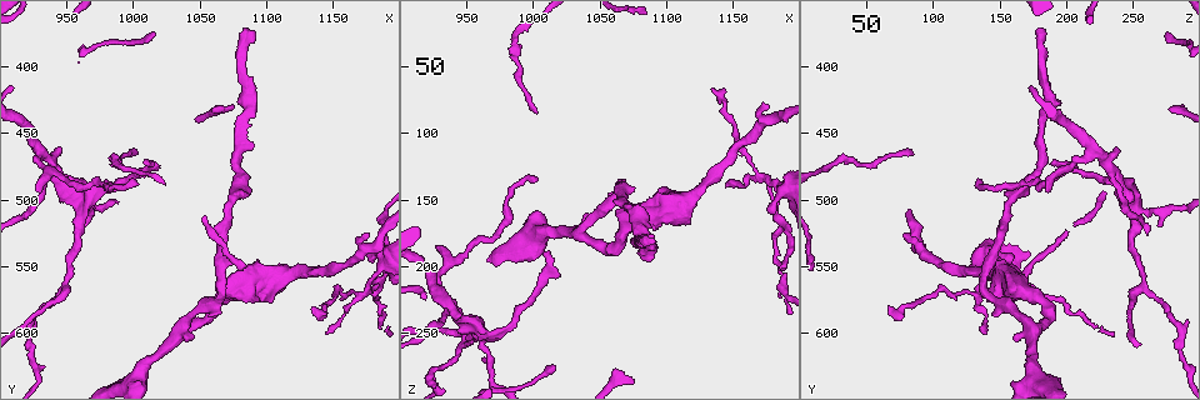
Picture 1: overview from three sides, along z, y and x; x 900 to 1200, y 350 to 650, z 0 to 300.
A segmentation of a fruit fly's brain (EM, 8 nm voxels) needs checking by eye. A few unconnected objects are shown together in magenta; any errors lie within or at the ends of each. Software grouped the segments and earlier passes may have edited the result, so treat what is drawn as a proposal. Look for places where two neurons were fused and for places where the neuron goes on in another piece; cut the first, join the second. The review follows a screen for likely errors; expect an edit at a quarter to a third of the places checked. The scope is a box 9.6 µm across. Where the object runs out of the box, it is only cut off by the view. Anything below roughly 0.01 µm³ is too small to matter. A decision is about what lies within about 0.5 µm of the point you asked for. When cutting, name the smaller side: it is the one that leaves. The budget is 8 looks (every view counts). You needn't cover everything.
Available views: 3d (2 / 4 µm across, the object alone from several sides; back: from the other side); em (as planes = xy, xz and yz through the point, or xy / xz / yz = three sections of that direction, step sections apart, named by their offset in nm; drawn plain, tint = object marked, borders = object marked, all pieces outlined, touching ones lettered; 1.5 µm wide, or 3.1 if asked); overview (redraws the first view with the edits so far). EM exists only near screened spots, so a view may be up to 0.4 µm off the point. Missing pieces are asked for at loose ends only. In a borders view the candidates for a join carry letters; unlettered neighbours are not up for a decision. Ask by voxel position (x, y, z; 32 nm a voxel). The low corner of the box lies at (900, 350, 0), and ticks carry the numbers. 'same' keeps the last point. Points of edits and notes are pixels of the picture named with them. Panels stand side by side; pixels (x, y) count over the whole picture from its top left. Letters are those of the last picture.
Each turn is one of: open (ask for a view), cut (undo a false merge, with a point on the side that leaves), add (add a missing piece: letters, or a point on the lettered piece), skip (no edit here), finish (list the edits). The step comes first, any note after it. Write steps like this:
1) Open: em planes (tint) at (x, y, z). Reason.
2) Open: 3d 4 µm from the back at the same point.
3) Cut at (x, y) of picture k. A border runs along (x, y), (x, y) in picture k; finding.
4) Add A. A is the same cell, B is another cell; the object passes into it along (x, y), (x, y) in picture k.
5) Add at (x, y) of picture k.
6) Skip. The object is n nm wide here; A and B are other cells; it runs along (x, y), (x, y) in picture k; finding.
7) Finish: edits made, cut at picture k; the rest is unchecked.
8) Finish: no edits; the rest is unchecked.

Open: em planes (tint) at (1178, 568, 136). Arms part here.

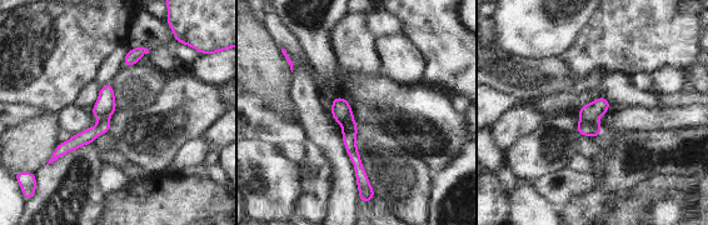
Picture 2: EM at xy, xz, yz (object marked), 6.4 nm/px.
Open: em planes (borders) at the same point. What lies round it.

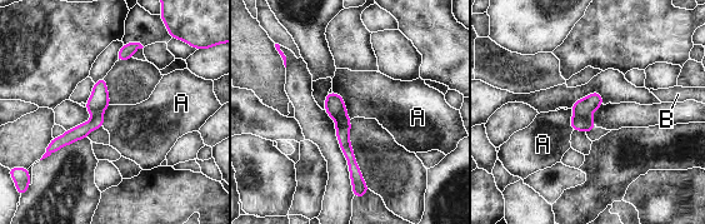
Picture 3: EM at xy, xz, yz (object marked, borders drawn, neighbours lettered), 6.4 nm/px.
Cut at (578, 124) of picture 3. The longest contact is with A, 220 nm; A and B are other cells; a second neuron is stuck on.

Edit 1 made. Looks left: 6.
Open: overview. See it whole again.

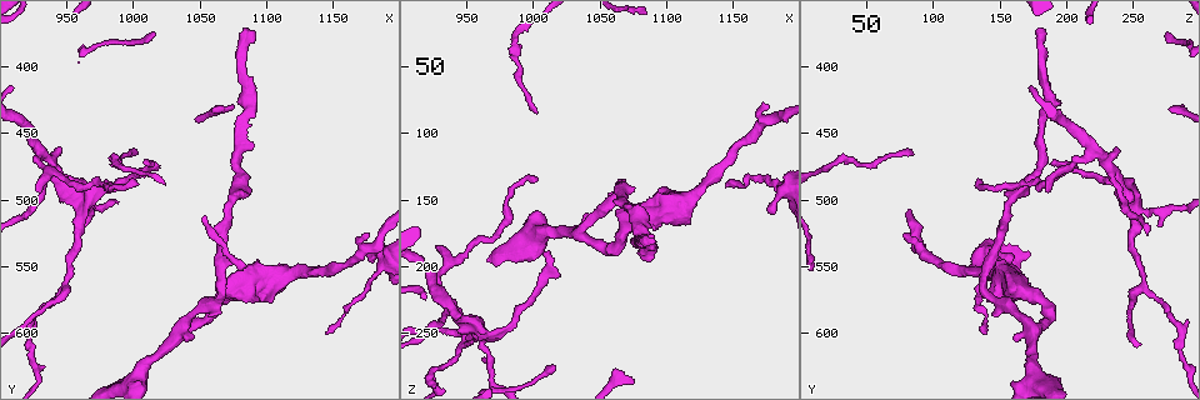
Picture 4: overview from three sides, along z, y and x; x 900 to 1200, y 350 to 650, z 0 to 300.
Open: em yz step 8 (tint) at (1002, 464, 86). Tapers out.

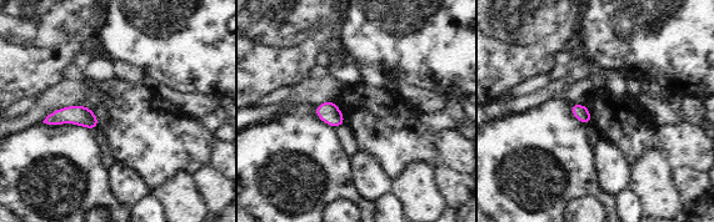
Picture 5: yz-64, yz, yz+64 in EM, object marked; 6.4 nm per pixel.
Open: em xy step 4 (borders) at the same point.

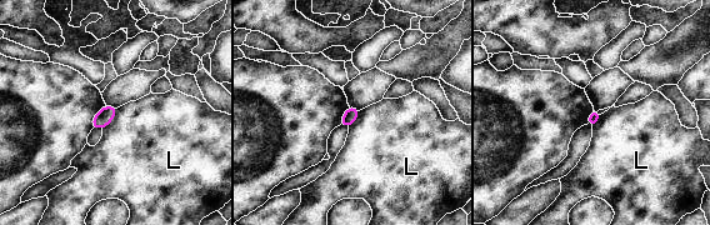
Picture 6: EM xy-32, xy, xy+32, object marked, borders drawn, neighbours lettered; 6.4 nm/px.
Skip. L is another cell; a border runs along (118, 108), (114, 118), (103, 129) in picture 6; none of them fits.

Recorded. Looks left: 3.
Open: em planes (borders) at (934, 484, 236). Sharp bend.

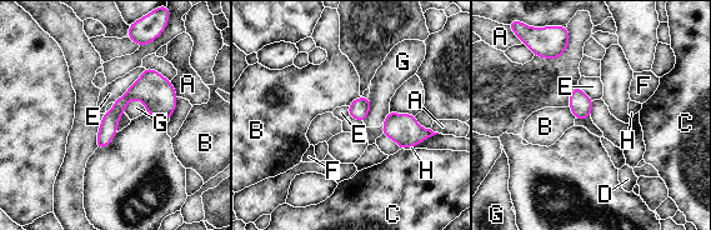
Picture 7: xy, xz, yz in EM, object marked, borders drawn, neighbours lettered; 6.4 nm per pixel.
Skip. A, B, C, D, E, F, G and H are other cells; it runs along (169, 85), (133, 93), (99, 145) in picture 7; continuous, no second neuron.

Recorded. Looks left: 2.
Finish: edits made, cut at picture 3; the rest is unchecked.

